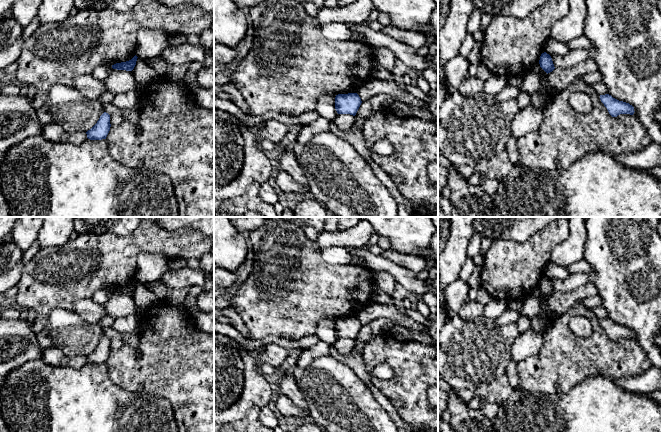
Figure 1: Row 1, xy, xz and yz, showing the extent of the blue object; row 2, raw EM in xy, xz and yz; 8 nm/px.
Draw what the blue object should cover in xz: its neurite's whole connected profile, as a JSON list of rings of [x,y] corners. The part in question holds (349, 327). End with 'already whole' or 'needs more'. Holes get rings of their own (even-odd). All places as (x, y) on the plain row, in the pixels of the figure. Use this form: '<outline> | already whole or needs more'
[[[357,317],[338,318],[335,321],[335,333],[338,338],[355,340],[362,325]]] | already whole

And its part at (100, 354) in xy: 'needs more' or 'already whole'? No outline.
already whole

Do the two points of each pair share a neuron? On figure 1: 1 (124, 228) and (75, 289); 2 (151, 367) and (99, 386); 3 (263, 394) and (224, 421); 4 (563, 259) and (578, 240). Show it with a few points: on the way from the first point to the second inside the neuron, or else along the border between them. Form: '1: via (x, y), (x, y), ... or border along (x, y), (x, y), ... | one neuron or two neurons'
1: border along (137, 227), (126, 235), (95, 234) | two neurons
2: border along (105, 363), (108, 376), (122, 388), (133, 392) | two neurons
3: via (253, 401), (234, 420) | one neuron
4: via (566, 254), (574, 245) | one neuron

